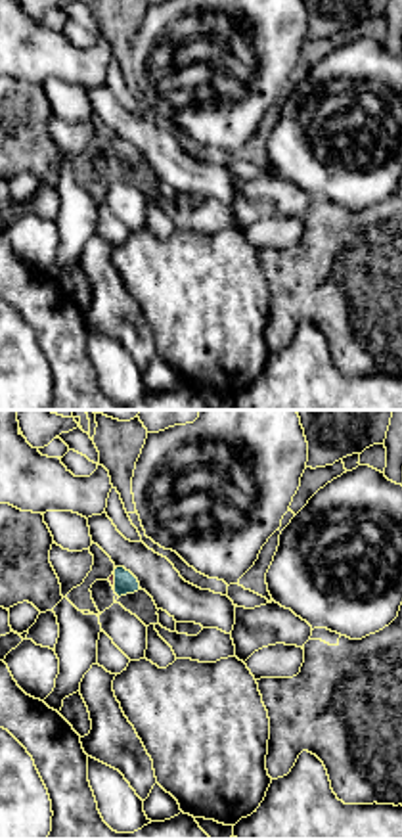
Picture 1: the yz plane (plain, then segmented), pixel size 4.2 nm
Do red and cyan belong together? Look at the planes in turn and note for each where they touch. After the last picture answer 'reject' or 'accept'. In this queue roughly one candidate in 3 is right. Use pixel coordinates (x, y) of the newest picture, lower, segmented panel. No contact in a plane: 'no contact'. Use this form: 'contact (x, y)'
contact (113, 579)

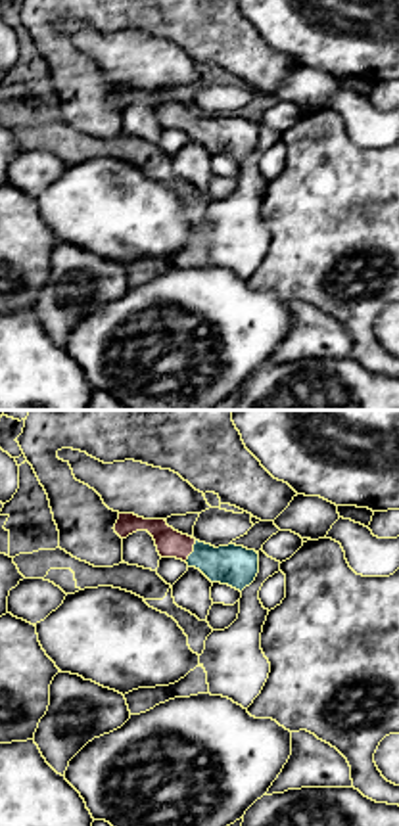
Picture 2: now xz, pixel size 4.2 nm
contact (192, 550)

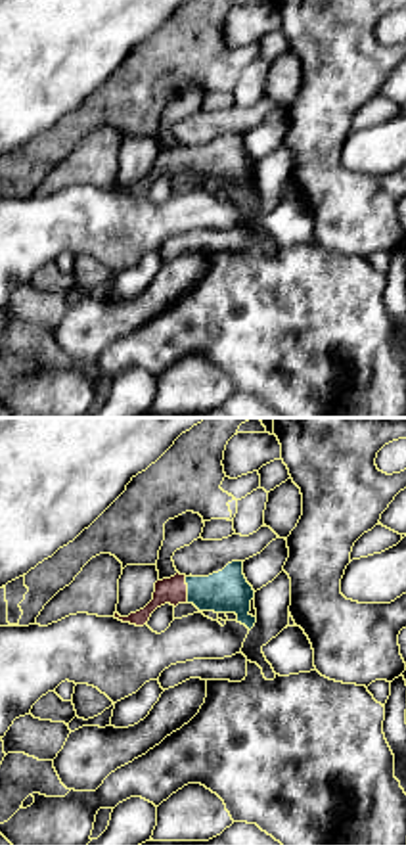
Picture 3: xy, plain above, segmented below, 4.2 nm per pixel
contact (186, 591)

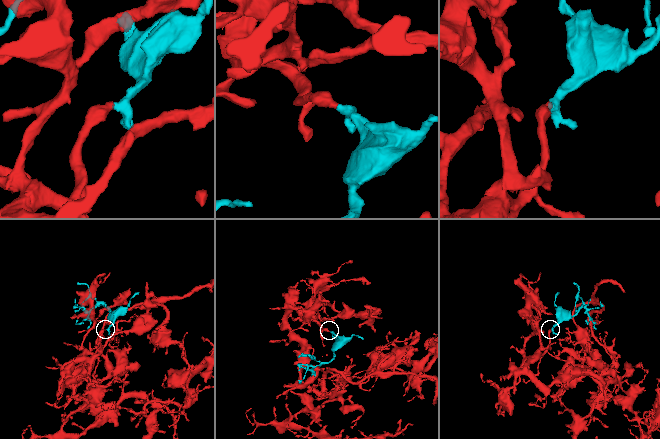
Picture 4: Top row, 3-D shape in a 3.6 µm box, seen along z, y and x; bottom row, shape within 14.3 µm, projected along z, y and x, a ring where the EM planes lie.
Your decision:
accept

